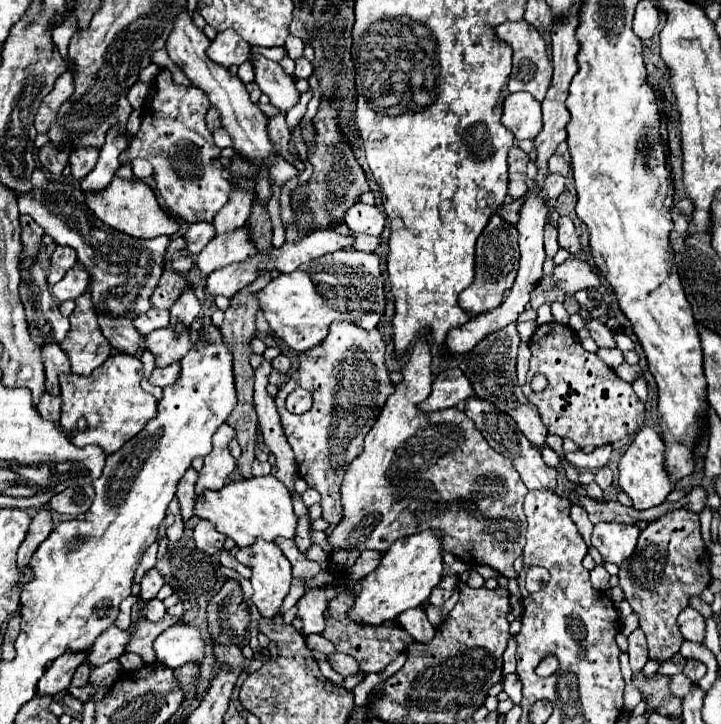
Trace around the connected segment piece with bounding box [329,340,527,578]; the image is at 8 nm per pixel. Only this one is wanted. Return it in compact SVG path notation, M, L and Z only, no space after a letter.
M419 340L415 346L413 346L413 352L411 352L411 358L407 360L405 368L403 368L403 382L399 382L395 386L395 392L393 396L389 396L389 400L385 402L385 408L381 410L377 422L373 424L373 428L369 430L369 434L365 436L365 450L361 456L357 456L349 470L345 472L345 480L341 484L341 506L343 506L343 520L331 530L329 534L329 544L333 546L333 550L377 550L377 552L385 552L397 538L403 538L403 536L411 536L415 532L423 532L423 530L441 530L443 532L443 546L447 552L451 552L453 556L457 556L461 562L469 564L469 566L491 566L493 570L497 570L501 576L507 576L507 578L517 578L515 570L513 570L513 562L515 558L521 556L523 552L523 546L525 546L525 530L527 530L527 520L525 520L525 514L523 514L523 498L527 494L527 486L521 482L517 470L513 468L513 464L503 458L499 452L495 452L483 438L483 434L473 426L473 420L467 418L463 412L459 410L441 410L441 412L421 412L419 410L419 402L423 402L429 392L431 392L431 350L429 350L429 344L425 340Z

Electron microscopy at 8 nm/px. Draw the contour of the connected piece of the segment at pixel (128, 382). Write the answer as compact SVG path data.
M115 354L105 360L105 364L89 376L79 374L65 374L65 378L59 378L61 382L61 420L59 424L65 430L73 430L75 422L79 418L85 418L89 428L85 432L79 432L73 440L75 446L83 448L87 444L101 446L107 454L117 452L127 440L131 440L137 432L145 428L145 424L157 414L157 400L153 394L147 394L141 388L141 360L131 354Z

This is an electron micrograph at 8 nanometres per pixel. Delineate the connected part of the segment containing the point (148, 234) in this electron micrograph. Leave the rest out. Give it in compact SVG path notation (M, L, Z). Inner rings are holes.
M113 178L113 184L109 184L105 190L99 192L87 192L85 202L93 214L105 222L107 226L125 232L135 238L155 238L155 236L173 236L179 230L179 224L171 220L165 210L157 204L157 198L153 190L141 182L141 180L123 180L123 178Z

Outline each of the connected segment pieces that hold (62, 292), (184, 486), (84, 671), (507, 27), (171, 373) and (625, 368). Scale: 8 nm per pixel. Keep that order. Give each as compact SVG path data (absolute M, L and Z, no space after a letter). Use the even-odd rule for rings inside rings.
M71 268L67 270L67 274L63 276L61 282L57 282L53 288L51 288L51 294L57 302L65 302L65 300L75 300L79 294L85 292L89 284L89 276L85 274L85 270L81 268Z
M189 468L183 474L183 478L179 480L179 486L177 486L177 500L179 500L181 514L183 514L185 520L193 516L193 498L195 498L197 478L199 478L199 472L195 468Z
M83 662L83 664L77 668L77 672L73 674L71 686L85 686L85 684L89 682L89 674L91 674L91 668L89 668L89 664Z
M525 20L503 22L501 26L495 26L495 34L513 48L513 72L509 76L509 86L507 86L509 92L523 90L541 102L547 94L547 88L551 84L551 74L553 74L553 68L547 56L547 46L541 34L533 26L529 26Z
M173 362L173 364L163 366L163 368L159 368L159 366L157 366L157 368L153 370L153 374L149 376L149 382L151 382L151 384L155 384L155 386L165 388L165 386L169 386L171 382L175 382L175 380L179 378L179 370L181 370L179 362Z
M625 362L625 364L623 364L623 366L619 366L615 372L617 372L621 378L625 378L627 382L633 382L633 380L635 380L635 376L637 376L637 374L641 374L641 368L639 368L639 366L629 366L629 364Z

